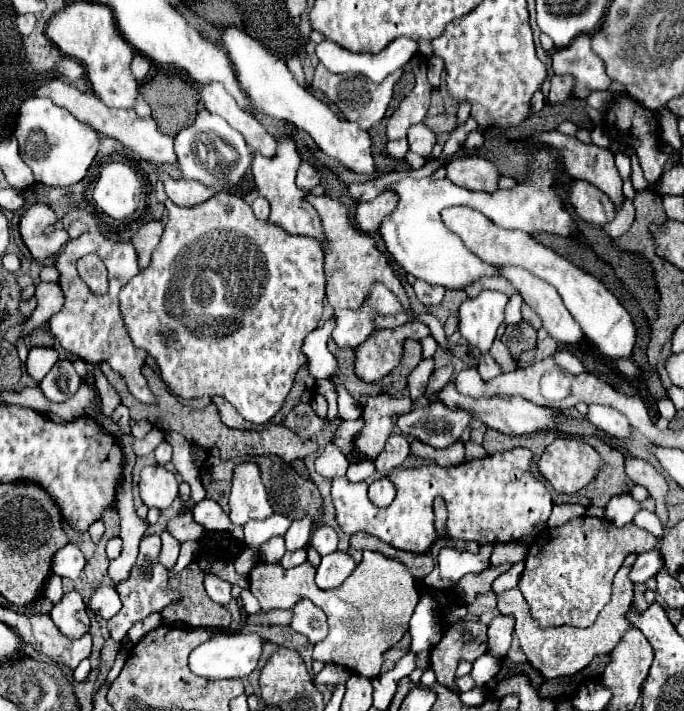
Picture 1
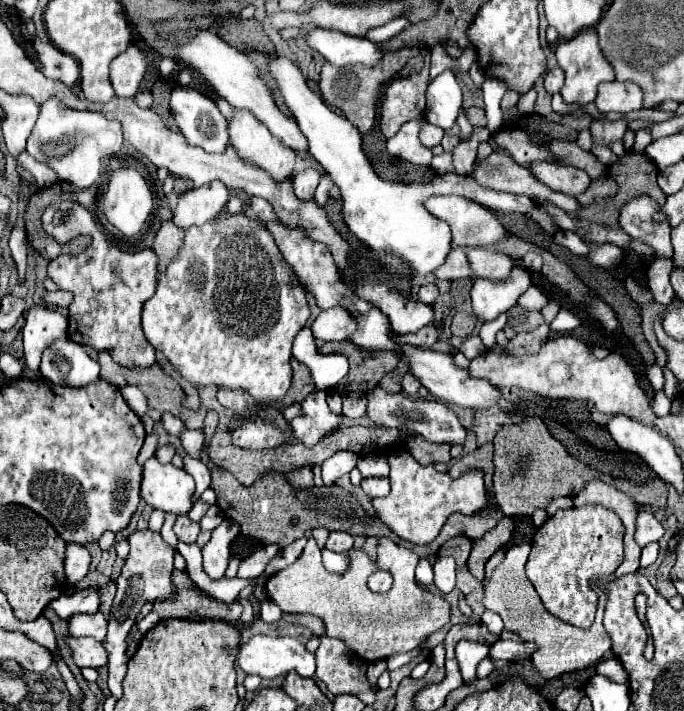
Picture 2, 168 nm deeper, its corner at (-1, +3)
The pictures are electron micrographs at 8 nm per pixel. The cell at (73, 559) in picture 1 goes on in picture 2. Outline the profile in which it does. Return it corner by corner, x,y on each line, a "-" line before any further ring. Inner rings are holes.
68,544
66,546
64,570
66,570
66,580
70,586
78,584
86,576
88,564
90,564
90,554
84,546
80,546
80,544

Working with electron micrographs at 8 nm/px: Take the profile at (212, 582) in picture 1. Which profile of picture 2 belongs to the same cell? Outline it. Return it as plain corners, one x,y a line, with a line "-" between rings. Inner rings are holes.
222,520
222,524
212,532
210,542
202,548
204,572
212,580
224,578
230,560
230,542
240,534
240,524
234,520

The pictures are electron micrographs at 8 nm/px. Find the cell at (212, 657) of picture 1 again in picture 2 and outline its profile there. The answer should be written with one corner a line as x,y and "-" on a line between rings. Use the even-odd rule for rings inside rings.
252,636
248,642
240,642
236,648
232,650
224,650
228,652
228,656
234,656
234,660
240,664
240,668
246,674
256,674
260,678
276,678
276,676
284,676
290,670
296,670
300,676
304,678
312,678
316,672
316,662
314,662
314,654
310,654
296,638
290,636

